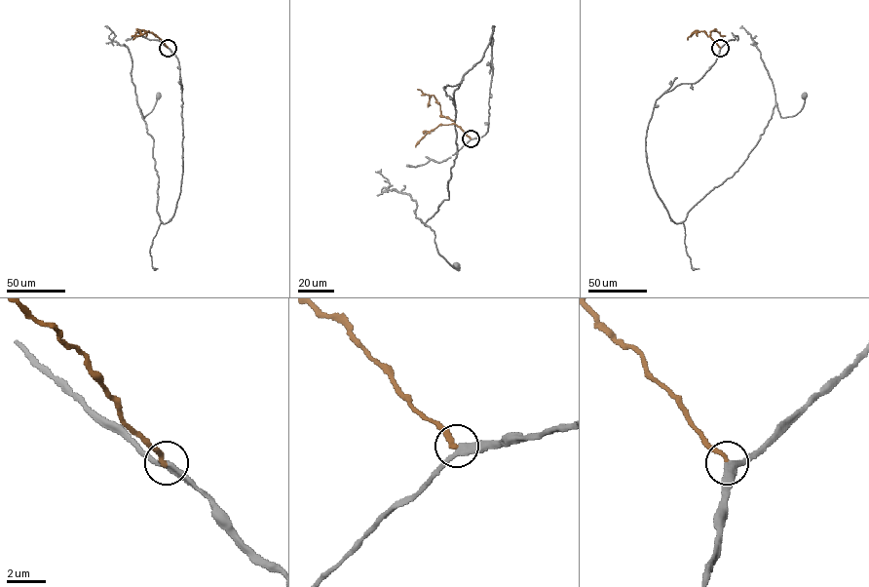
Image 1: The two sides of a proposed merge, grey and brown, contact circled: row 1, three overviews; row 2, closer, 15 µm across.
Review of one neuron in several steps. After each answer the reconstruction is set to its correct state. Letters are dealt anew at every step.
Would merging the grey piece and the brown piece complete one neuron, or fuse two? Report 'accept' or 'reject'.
accept

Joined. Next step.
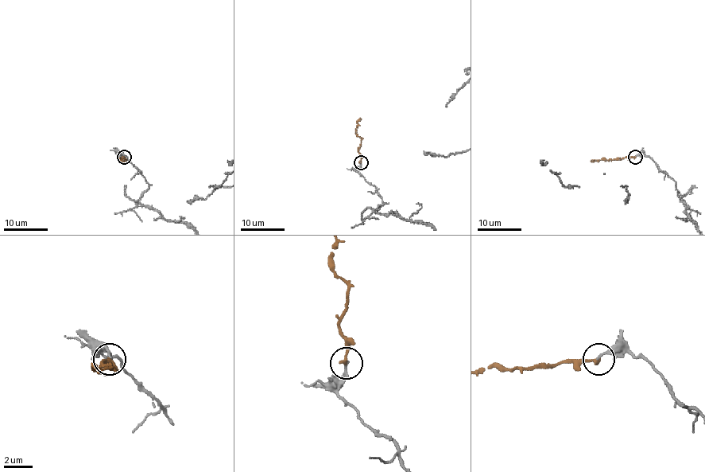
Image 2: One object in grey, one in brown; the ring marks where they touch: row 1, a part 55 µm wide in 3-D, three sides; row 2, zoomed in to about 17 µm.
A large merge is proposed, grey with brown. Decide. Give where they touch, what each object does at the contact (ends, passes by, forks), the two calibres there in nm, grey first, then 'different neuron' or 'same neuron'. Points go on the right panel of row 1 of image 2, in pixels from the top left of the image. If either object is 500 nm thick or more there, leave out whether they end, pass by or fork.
(635, 157) | grey ends | brown ends | 170/240 nm | different neuron

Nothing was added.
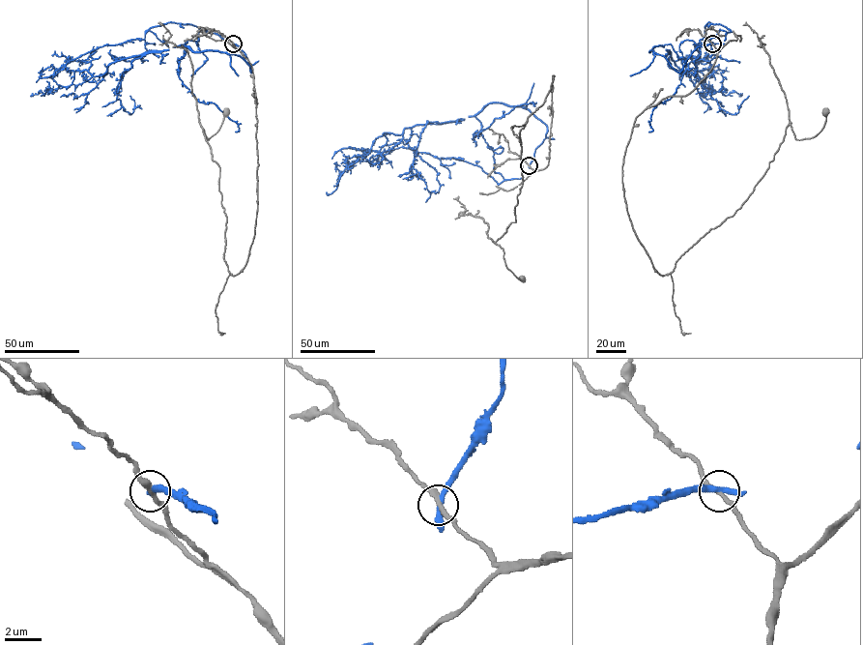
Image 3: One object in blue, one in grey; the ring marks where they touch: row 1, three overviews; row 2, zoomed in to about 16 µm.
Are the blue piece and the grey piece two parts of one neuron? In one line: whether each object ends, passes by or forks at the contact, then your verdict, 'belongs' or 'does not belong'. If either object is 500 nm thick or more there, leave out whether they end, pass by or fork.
blue passes by; grey passes by; does not belong

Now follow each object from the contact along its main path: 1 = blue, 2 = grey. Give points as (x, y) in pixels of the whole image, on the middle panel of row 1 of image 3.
1: (529, 165), (547, 126), (499, 102), (475, 115), (499, 184), (359, 149), (441, 123), (413, 165), (425, 202)
2: (529, 165), (548, 163), (553, 75), (519, 132), (515, 221), (495, 242), (522, 278)

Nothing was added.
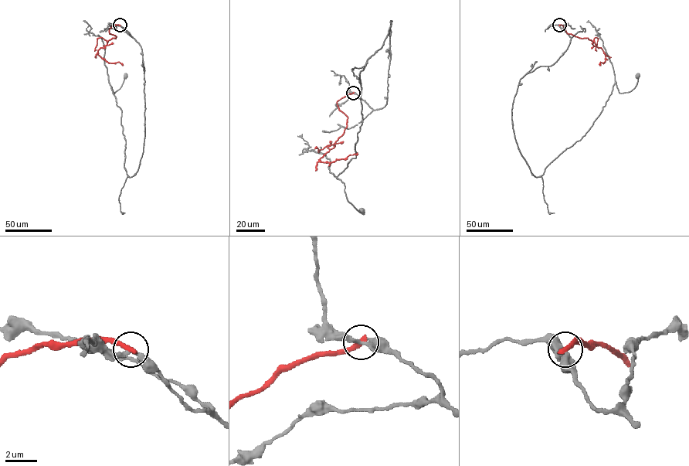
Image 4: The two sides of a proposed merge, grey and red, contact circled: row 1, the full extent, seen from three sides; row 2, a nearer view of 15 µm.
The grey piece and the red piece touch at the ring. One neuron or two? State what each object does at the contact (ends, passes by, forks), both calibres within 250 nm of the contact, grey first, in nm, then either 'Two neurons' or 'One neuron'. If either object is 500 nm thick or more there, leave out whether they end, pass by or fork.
At the ring grey passes by. At the ring red ends. Thickness 280 nm (grey) against 400 nm. Two neurons

